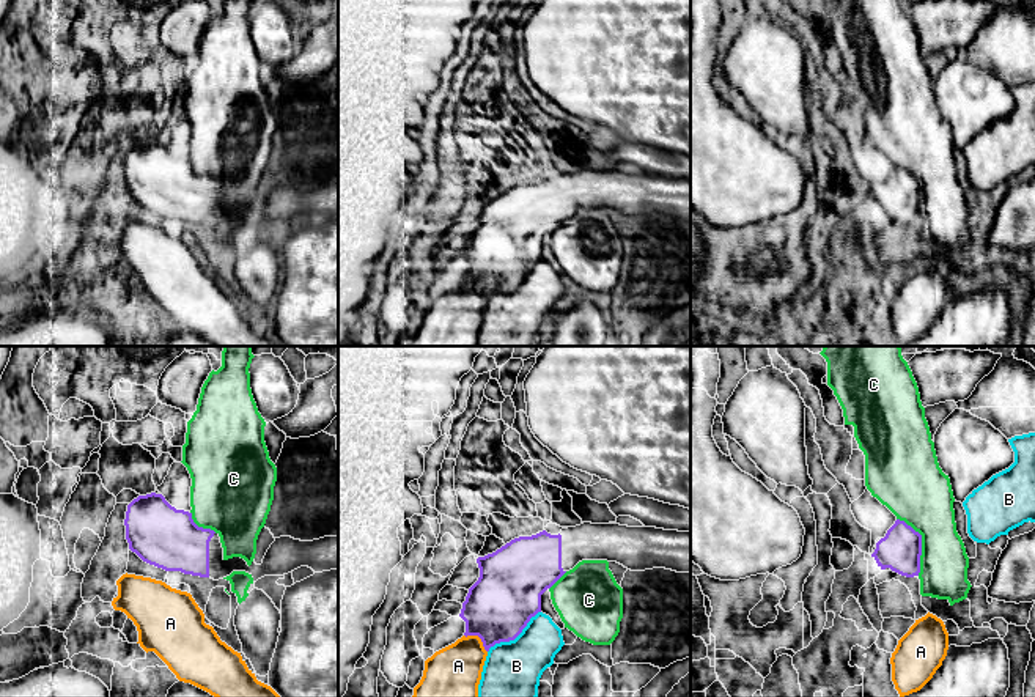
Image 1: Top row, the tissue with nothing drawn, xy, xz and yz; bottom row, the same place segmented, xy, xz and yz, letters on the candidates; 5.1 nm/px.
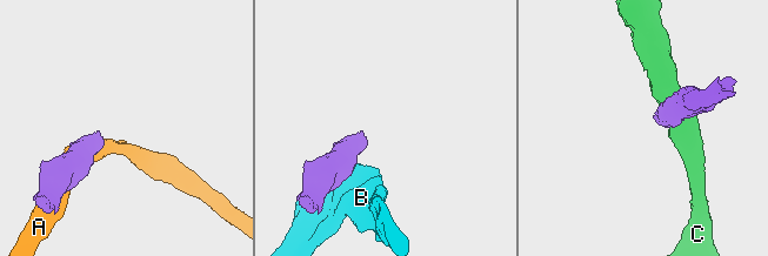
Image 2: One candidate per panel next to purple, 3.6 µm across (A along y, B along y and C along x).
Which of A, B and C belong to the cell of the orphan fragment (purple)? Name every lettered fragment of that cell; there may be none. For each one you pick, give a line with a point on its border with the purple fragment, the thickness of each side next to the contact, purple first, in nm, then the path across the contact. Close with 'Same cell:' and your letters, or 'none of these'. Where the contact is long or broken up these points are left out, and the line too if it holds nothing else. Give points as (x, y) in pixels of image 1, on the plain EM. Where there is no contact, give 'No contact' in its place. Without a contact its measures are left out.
Same cell: none of these

